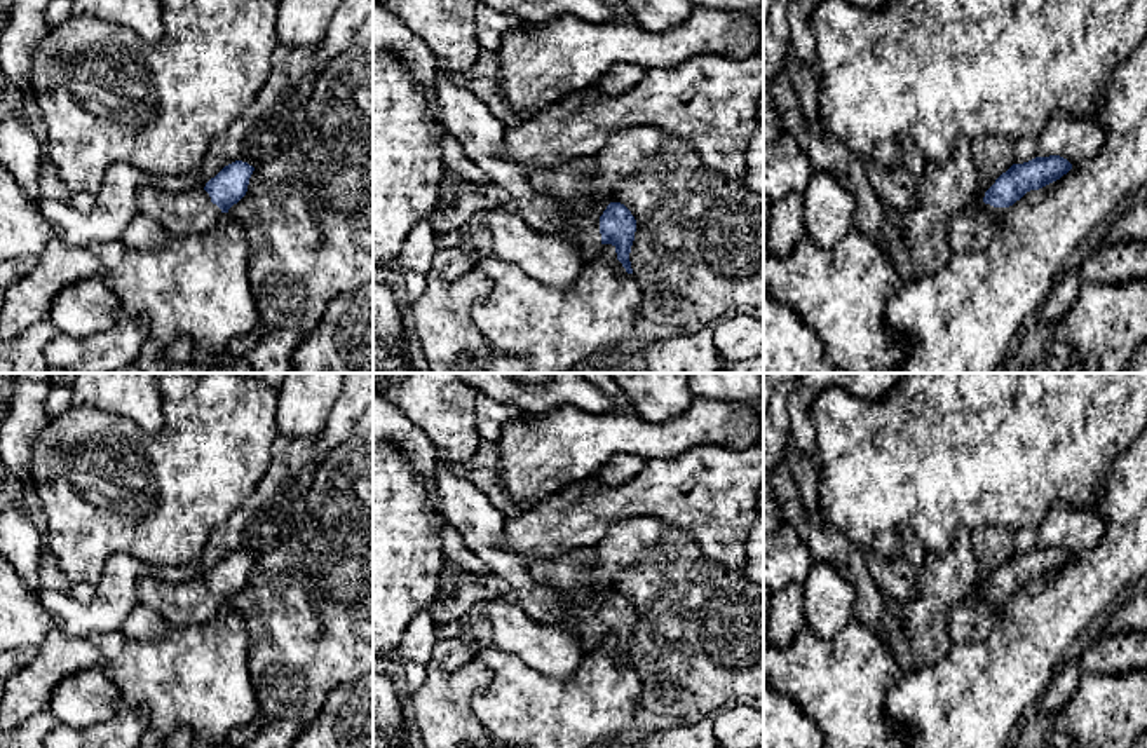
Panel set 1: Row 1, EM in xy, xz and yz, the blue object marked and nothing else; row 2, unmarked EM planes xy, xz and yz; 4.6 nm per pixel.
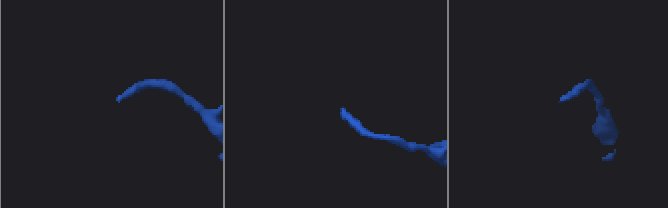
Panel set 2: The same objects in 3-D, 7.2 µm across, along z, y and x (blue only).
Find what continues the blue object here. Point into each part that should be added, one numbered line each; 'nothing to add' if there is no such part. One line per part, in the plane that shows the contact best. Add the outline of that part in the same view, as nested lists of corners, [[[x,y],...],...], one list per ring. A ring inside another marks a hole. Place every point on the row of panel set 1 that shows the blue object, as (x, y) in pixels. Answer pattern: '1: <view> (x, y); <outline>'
1: xy (185, 213); [[[145,185],[138,190],[138,211],[173,235],[206,234],[223,214],[204,187],[171,194]]]

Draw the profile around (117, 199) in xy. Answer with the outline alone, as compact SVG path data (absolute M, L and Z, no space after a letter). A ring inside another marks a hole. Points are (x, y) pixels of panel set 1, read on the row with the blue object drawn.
M117 162L106 169L91 213L80 213L70 202L47 197L42 197L38 206L45 218L63 232L70 248L87 248L91 242L122 239L131 220L139 214L138 190L145 185L145 171Z

